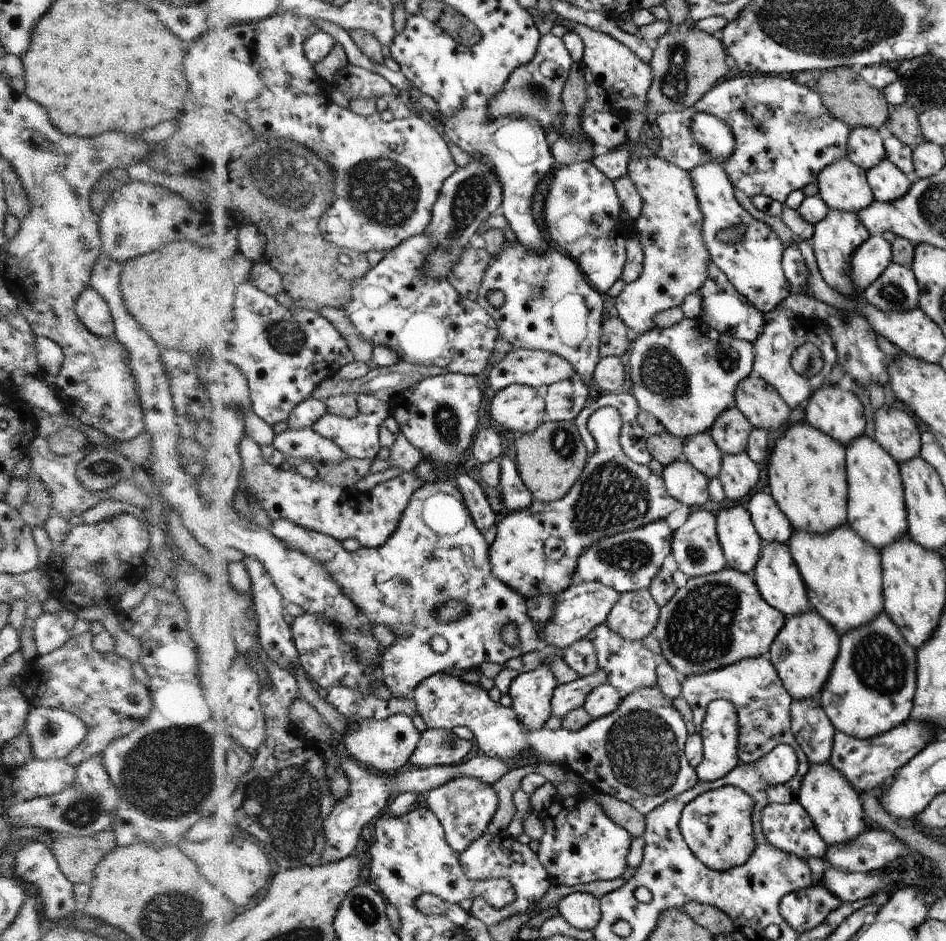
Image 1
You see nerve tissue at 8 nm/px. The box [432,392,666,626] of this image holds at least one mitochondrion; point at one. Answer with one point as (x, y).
(612, 497)

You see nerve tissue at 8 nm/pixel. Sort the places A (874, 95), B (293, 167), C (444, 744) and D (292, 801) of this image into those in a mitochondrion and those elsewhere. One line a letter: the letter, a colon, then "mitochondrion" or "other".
A: other
B: mitochondrion
C: mitochondrion
D: mitochondrion

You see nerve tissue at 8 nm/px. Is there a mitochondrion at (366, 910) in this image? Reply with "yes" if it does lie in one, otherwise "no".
yes

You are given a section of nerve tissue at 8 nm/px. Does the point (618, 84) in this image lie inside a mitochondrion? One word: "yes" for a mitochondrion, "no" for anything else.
no

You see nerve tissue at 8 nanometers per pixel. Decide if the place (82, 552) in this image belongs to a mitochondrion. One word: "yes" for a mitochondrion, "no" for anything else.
no

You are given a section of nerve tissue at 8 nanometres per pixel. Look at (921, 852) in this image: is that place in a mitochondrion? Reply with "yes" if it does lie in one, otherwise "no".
no

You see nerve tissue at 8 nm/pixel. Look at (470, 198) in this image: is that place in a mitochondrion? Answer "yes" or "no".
yes

